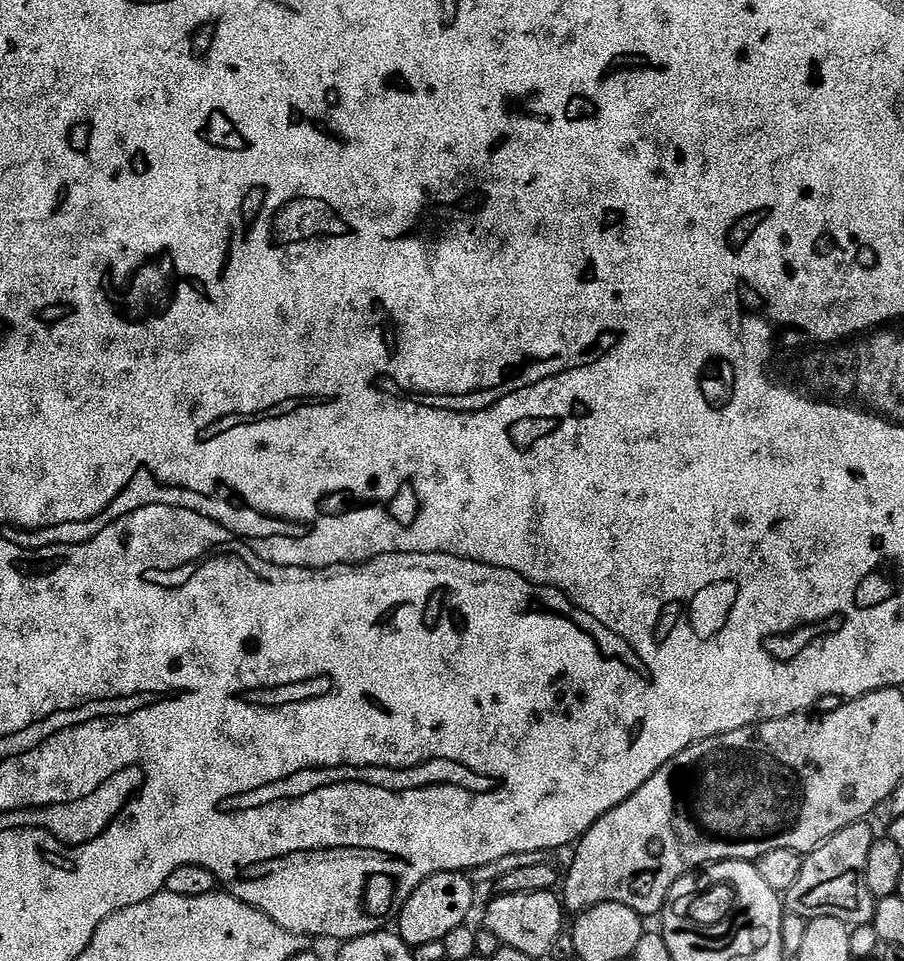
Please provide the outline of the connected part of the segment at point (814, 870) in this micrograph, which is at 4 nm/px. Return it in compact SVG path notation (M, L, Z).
M871 823L851 824L838 834L834 834L825 844L819 844L813 852L804 856L802 874L798 882L790 886L786 894L786 908L802 917L803 920L818 918L838 918L838 922L849 926L871 924L876 909L876 900L864 881L866 858L874 839Z

